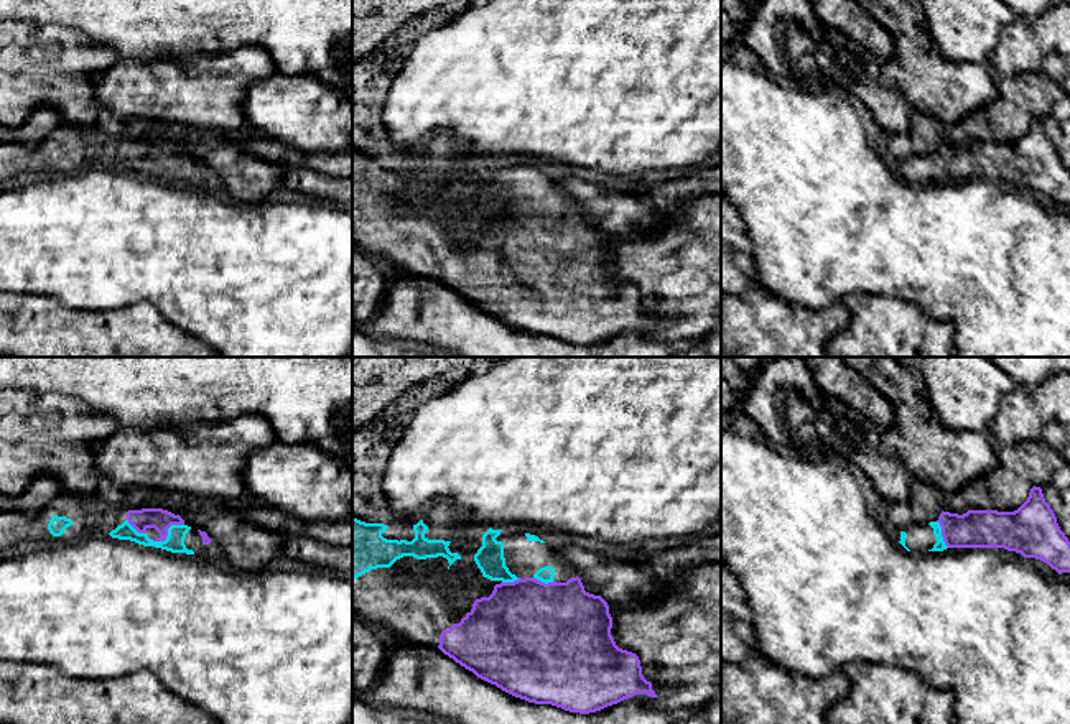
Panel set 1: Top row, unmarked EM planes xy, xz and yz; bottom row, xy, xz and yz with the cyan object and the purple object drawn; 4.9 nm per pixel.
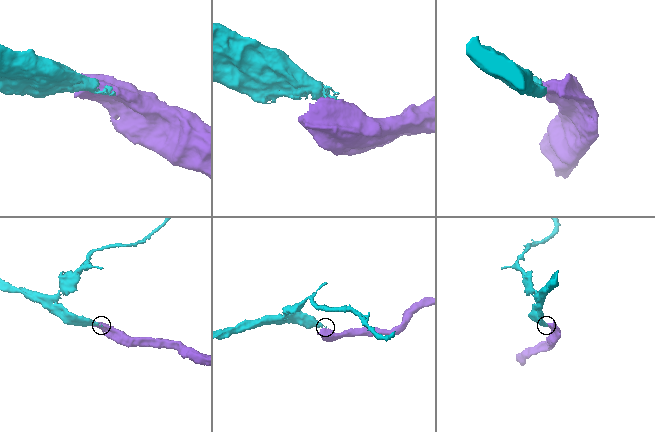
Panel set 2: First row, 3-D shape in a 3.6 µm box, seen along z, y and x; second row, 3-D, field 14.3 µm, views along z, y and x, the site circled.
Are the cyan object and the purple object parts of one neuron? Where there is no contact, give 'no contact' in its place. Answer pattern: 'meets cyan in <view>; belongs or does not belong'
meets cyan in xy; belongs

